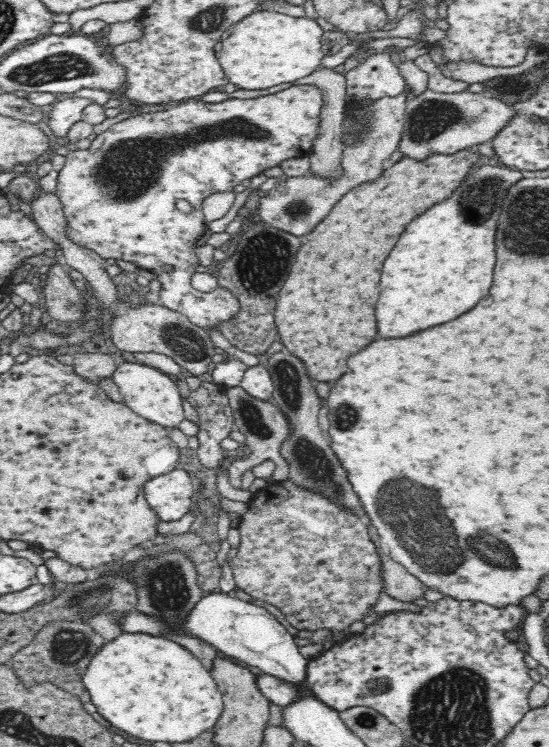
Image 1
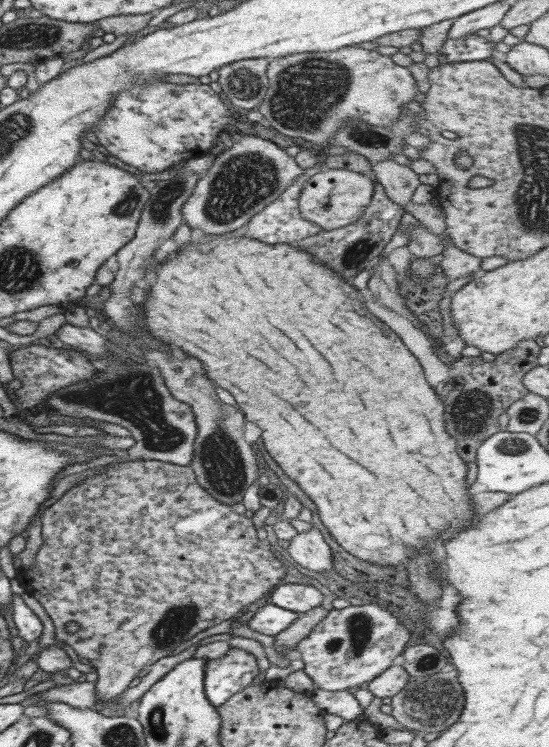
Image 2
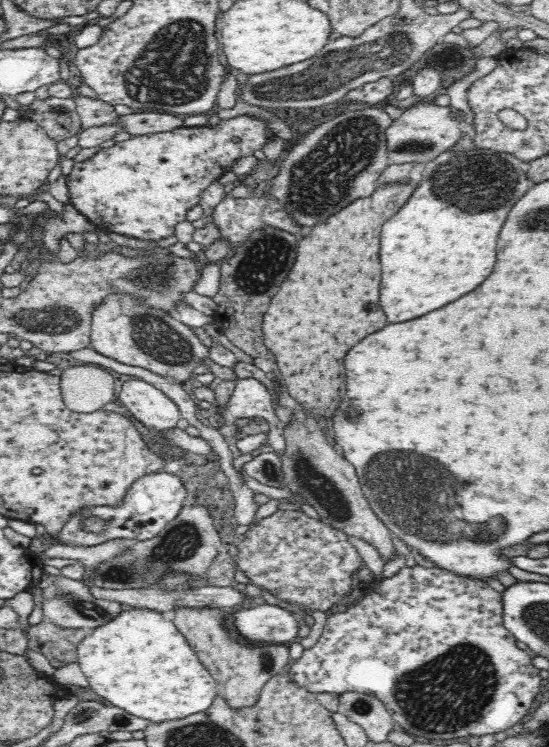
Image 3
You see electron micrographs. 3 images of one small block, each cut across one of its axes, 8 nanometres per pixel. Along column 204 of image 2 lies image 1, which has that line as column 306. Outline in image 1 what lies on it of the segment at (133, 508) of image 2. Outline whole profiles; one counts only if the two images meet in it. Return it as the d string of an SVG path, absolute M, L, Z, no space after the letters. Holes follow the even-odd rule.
M280 481L254 494L249 509L240 518L237 528L242 540L236 556L230 559L236 588L279 608L294 628L348 631L352 622L362 620L370 606L376 604L378 592L383 588L380 557L366 523L354 513L292 482Z

